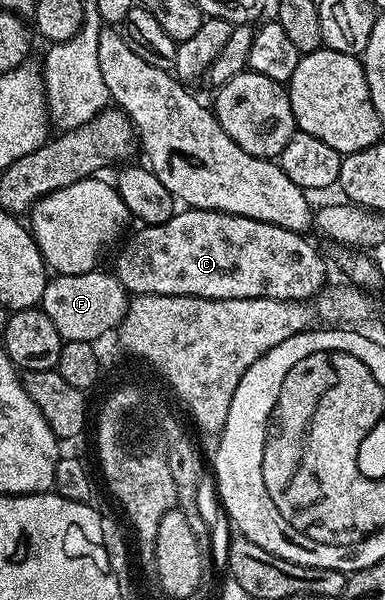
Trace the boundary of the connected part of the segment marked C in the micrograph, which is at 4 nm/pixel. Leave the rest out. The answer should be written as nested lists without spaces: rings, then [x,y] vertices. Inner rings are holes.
[[[185,208],[176,216],[168,218],[163,224],[158,226],[142,225],[141,230],[137,230],[133,235],[130,233],[124,239],[125,247],[117,254],[117,268],[115,268],[116,278],[128,291],[130,295],[138,294],[158,294],[159,296],[179,296],[186,294],[192,298],[218,298],[219,300],[251,300],[252,298],[270,298],[271,300],[283,300],[284,302],[304,302],[326,289],[325,282],[325,262],[321,259],[321,254],[308,242],[304,233],[288,231],[287,228],[277,227],[273,223],[260,222],[259,220],[244,218],[241,215],[225,214],[217,210],[197,210]]]

